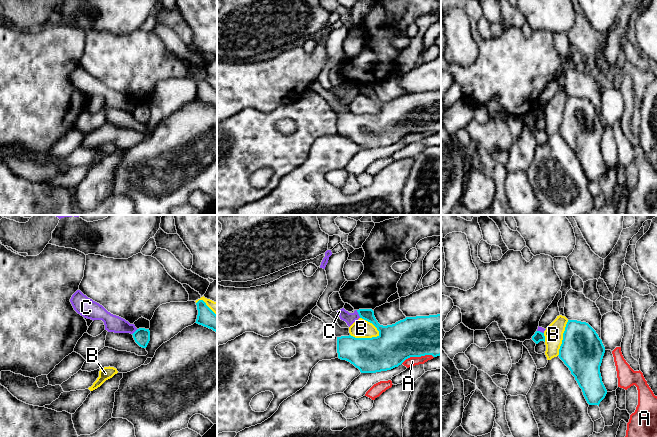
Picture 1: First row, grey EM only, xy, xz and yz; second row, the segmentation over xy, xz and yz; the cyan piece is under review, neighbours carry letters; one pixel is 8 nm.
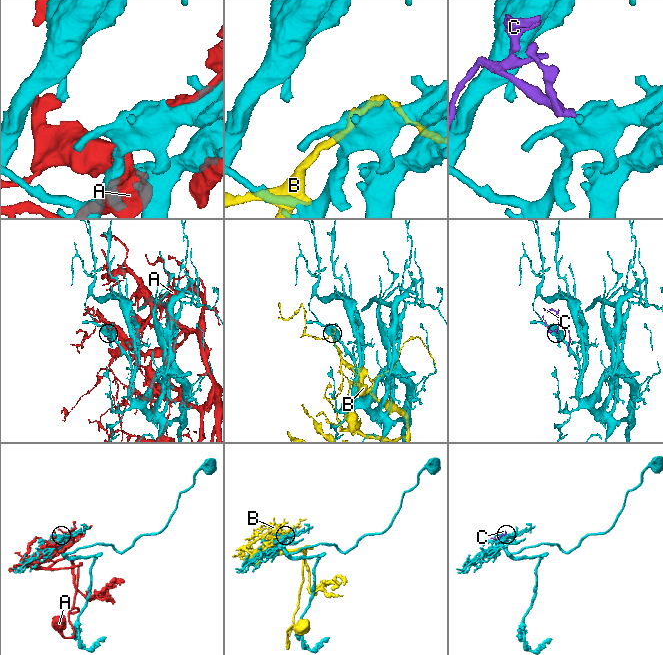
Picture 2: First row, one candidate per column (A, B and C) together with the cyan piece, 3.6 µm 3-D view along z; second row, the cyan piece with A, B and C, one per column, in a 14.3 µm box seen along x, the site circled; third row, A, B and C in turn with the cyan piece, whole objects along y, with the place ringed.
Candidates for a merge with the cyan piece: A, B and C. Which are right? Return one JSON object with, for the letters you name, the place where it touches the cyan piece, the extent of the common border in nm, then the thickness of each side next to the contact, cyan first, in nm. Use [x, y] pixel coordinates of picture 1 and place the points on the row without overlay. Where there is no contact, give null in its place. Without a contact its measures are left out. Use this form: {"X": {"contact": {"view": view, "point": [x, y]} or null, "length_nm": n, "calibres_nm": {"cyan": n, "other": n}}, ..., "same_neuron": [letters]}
{"same_neuron": []}

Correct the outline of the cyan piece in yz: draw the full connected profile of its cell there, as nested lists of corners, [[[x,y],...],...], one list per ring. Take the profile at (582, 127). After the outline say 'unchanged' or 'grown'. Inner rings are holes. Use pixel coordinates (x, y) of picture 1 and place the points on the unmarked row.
[[[568,96],[558,132],[575,153],[589,181],[599,182],[607,170],[600,149],[604,129],[602,116],[588,99]]]; unchanged

